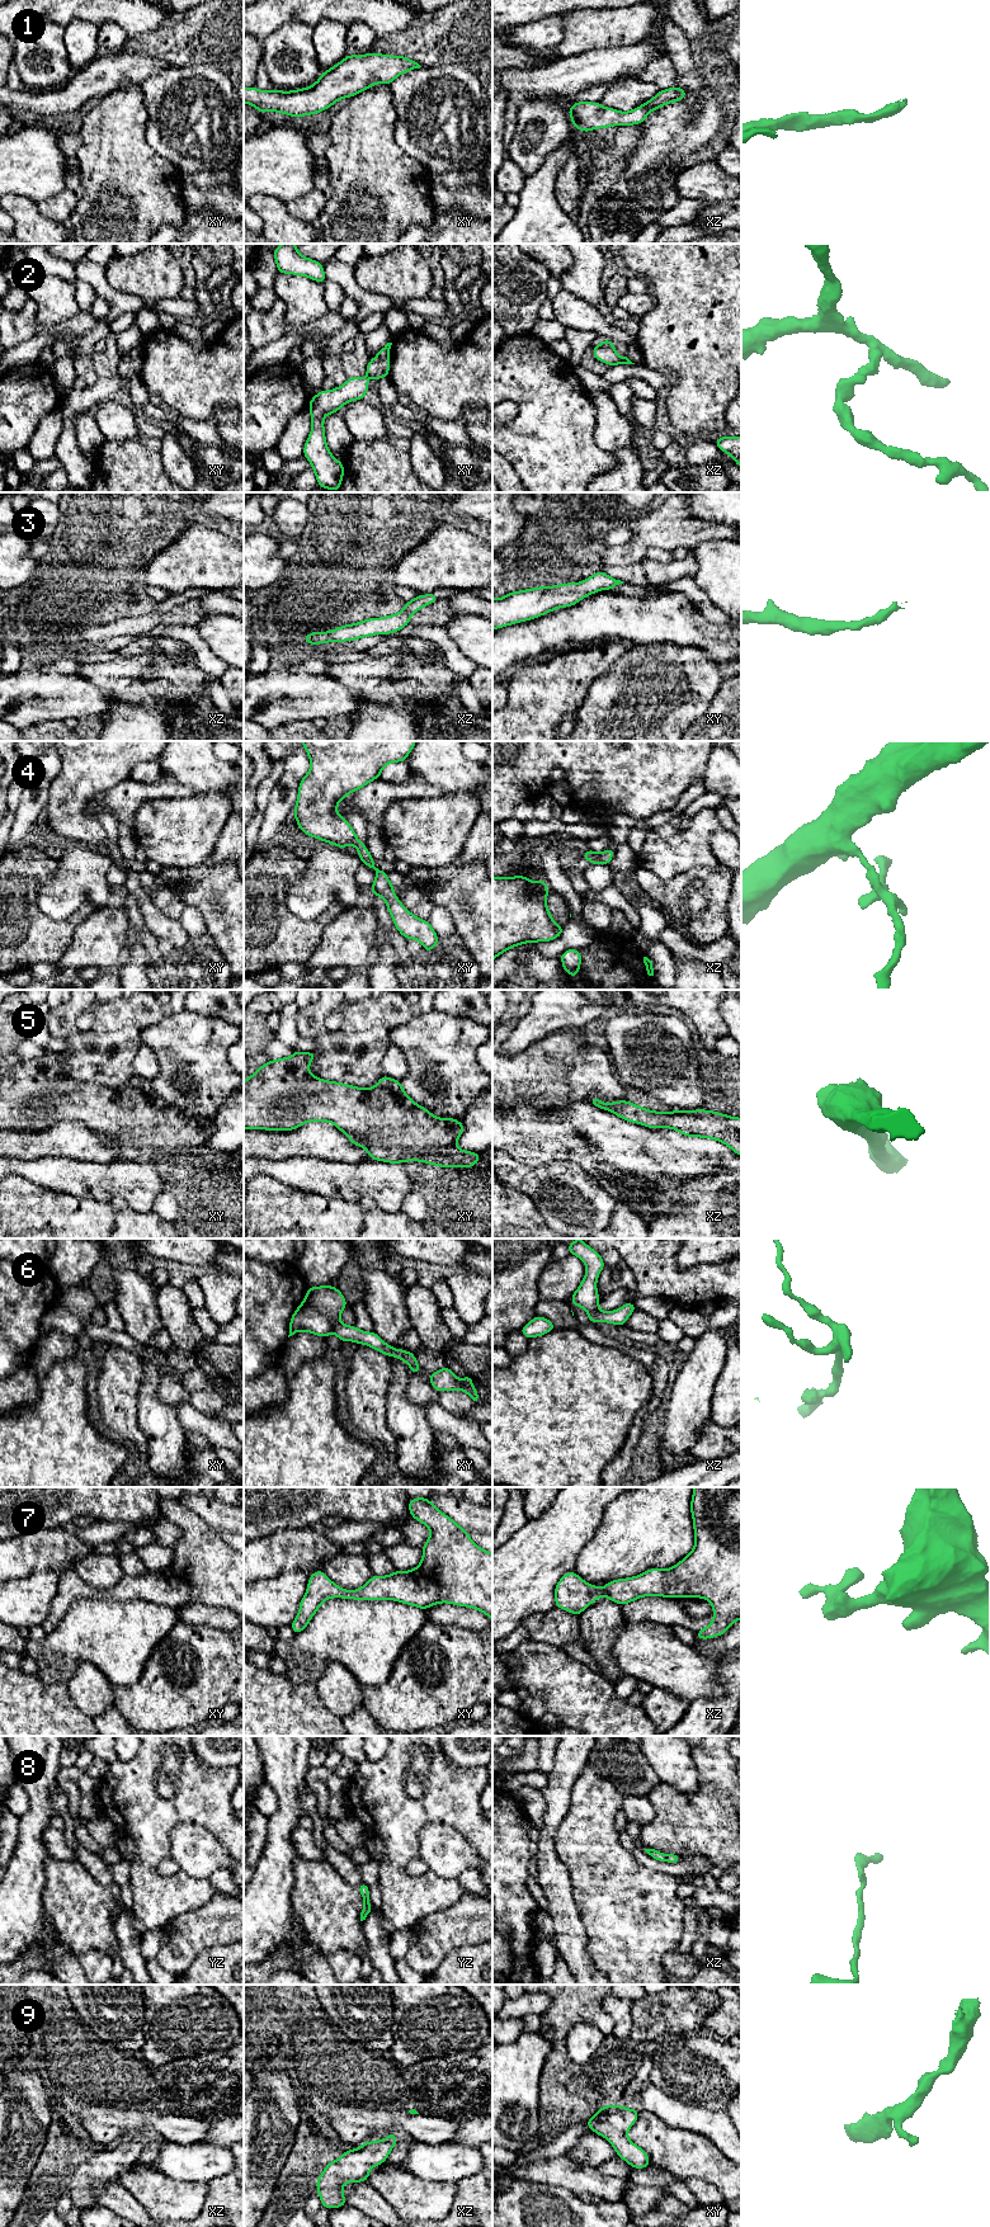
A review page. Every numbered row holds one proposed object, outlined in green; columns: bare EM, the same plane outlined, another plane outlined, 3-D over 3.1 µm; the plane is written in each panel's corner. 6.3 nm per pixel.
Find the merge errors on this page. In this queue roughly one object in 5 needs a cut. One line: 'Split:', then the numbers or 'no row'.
Split: no row

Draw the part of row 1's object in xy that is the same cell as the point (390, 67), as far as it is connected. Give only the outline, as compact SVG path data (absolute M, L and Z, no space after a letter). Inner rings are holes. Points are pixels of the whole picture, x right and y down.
M368 52L363 56L348 55L339 63L324 71L311 86L280 91L261 91L255 86L244 88L244 103L261 114L278 112L293 118L320 113L339 99L354 96L376 84L390 85L401 74L421 66L404 56Z

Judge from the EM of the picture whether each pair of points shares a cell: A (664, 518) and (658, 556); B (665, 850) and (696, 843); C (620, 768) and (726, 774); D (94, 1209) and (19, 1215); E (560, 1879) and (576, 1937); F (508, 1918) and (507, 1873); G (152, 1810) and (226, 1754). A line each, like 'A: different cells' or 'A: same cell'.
A: different cells
B: same cell
C: different cells
D: same cell
E: same cell
F: same cell
G: different cells

